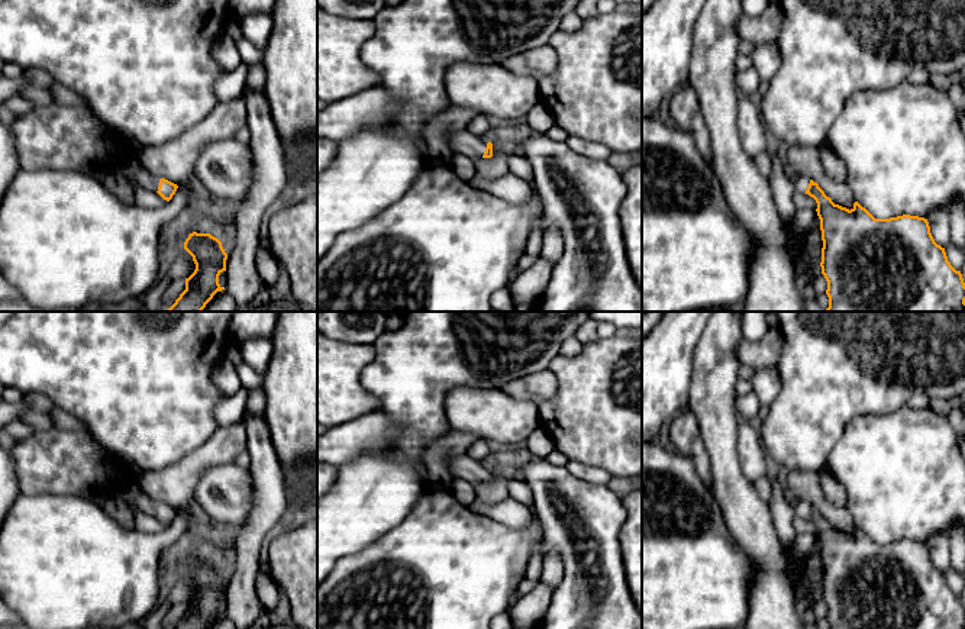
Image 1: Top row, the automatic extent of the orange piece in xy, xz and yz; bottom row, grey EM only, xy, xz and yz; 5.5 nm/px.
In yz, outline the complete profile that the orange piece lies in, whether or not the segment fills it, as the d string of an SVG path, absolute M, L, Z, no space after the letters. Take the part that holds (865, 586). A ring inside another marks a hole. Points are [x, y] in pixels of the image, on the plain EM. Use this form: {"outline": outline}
{"outline": "M807 501L793 506L817 528L829 629L965 629L962 599L935 567L927 543L875 543L858 526L851 535L835 529Z"}

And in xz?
{"outline": "M467 454L452 458L448 468L454 478L462 478L472 486L493 481L493 468Z"}

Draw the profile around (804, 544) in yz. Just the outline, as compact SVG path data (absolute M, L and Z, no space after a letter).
M797 533L794 542L794 551L787 555L788 559L788 571L790 571L790 581L794 590L795 603L800 609L807 606L811 600L811 591L807 583L807 568L809 559L814 546L819 543L817 536L813 533ZM798 559L803 562L803 571L800 575L791 574L791 561Z

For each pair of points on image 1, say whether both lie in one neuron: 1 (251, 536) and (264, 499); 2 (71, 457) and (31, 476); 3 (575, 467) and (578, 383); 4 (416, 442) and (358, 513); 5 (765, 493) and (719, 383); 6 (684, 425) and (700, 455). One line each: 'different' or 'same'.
1: same
2: same
3: different
4: same
5: different
6: same

